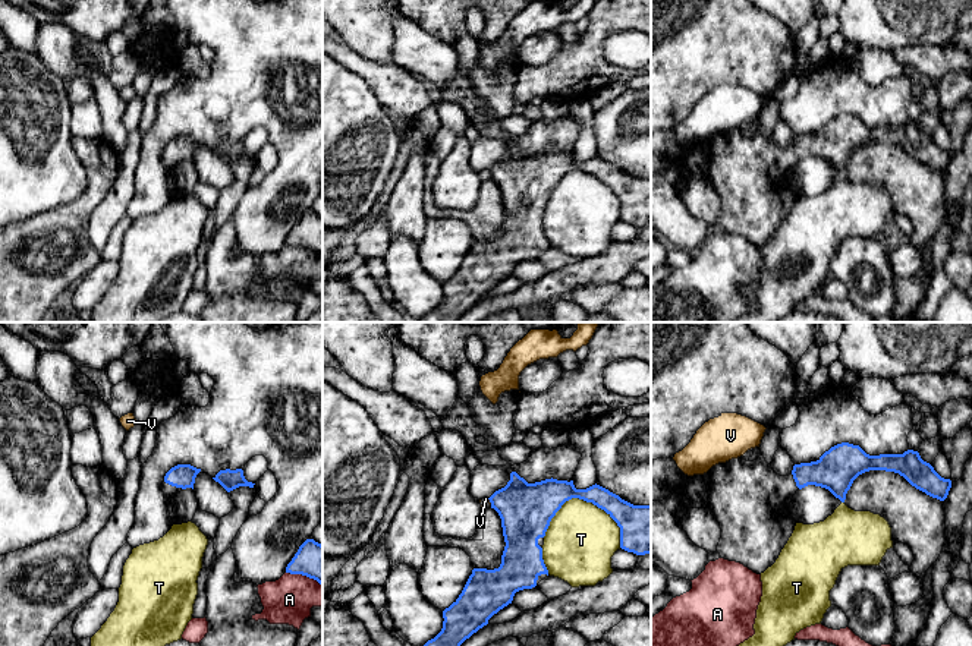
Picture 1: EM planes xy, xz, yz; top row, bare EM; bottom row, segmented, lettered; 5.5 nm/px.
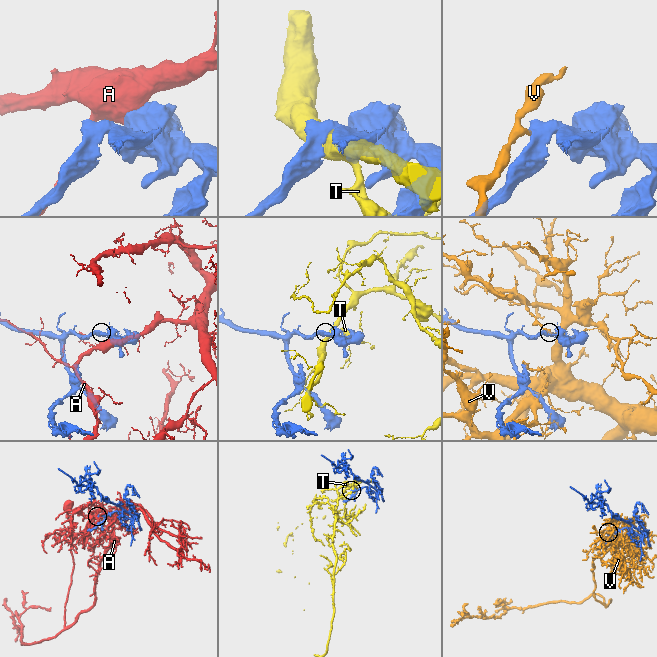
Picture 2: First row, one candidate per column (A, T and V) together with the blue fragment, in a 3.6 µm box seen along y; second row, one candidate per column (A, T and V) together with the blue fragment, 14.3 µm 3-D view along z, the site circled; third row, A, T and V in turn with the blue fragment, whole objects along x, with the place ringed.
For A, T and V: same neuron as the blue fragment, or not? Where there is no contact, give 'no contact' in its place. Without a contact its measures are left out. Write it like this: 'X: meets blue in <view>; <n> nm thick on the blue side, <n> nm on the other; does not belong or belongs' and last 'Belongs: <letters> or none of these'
A: meets blue in xy; 200 nm thick on the blue side, 260 nm on the other; does not belong
T: meets blue in xz; 220 nm thick on the blue side, 380 nm on the other; does not belong
V: meets blue in xz; 280 nm thick on the blue side, 20 nm on the other; does not belong
Belongs: none of these

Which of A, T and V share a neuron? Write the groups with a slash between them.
A / T / V

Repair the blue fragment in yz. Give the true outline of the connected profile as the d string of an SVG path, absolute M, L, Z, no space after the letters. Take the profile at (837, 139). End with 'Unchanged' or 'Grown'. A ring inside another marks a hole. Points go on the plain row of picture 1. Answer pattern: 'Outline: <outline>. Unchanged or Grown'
Outline: M842 114L825 123L817 133L795 136L789 148L777 146L762 126L754 133L742 129L732 130L713 138L702 146L708 176L721 201L717 224L721 230L740 234L756 246L764 245L776 234L795 202L796 193L790 185L790 174L798 161L808 157L821 158L844 174L853 152L869 142L899 145L912 158L940 173L947 170L951 160L951 152L941 149L913 122L903 126L869 127L859 117Z. Grown

